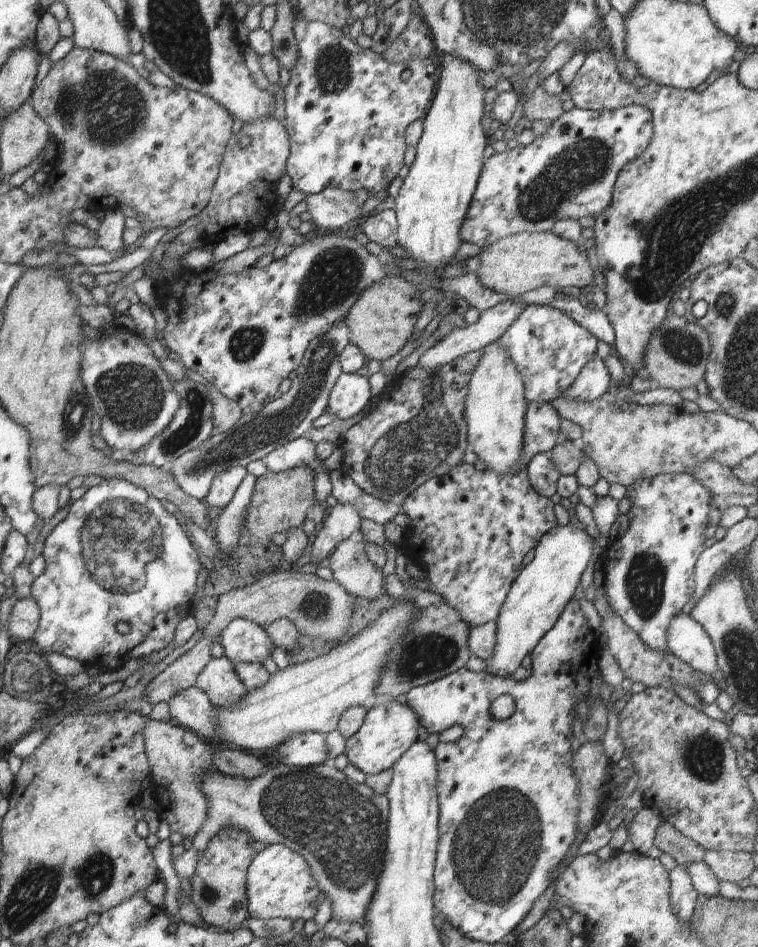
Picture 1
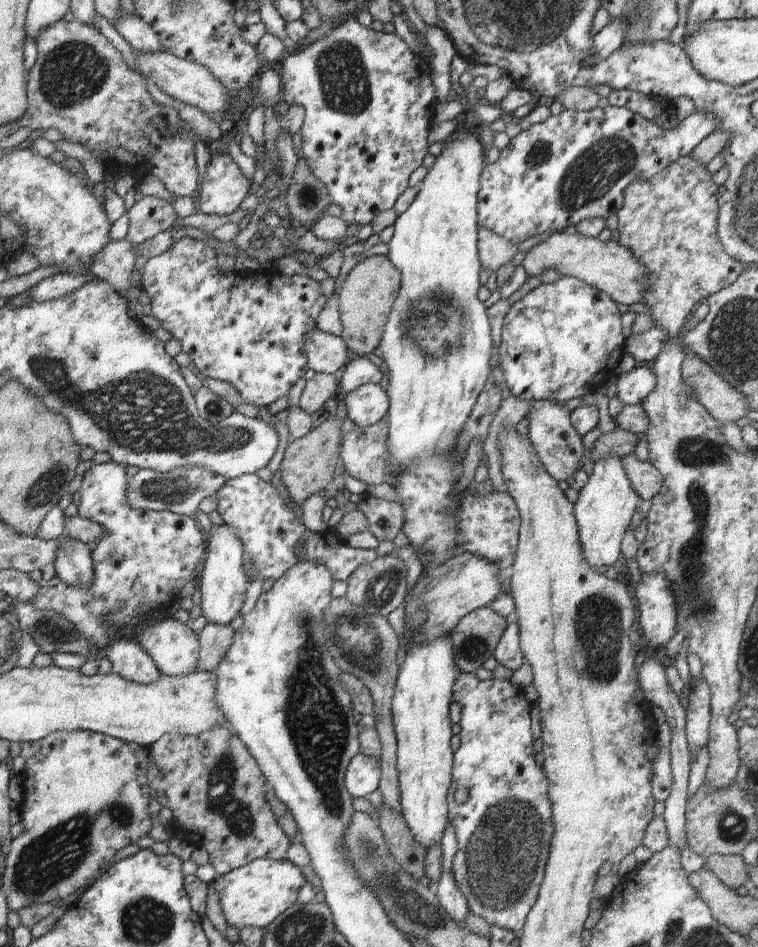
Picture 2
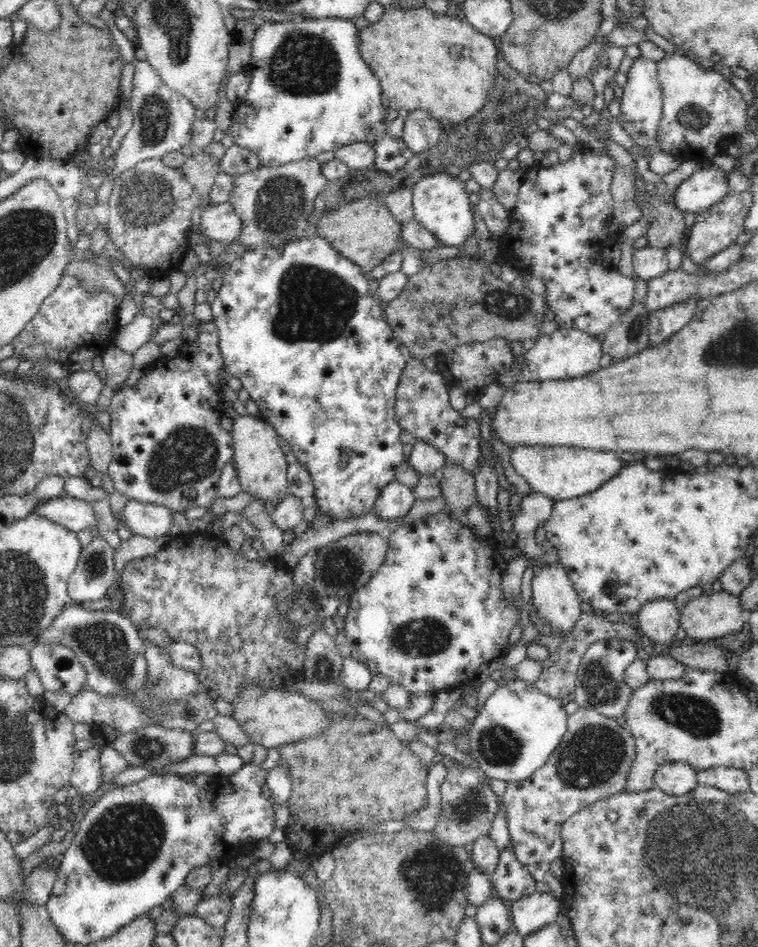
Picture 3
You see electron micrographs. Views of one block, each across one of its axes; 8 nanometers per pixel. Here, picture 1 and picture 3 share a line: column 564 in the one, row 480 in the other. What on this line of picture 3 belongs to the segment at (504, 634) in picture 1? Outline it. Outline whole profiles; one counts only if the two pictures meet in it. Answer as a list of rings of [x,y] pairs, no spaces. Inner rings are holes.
[[[510,445],[510,462],[531,488],[556,501],[568,500],[596,490],[626,466],[620,454],[575,446]]]

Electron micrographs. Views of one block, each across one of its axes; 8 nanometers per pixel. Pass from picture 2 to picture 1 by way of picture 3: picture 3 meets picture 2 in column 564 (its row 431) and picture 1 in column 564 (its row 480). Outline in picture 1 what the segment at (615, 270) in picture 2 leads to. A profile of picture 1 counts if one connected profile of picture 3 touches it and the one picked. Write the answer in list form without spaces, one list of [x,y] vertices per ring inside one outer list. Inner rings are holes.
[[[552,231],[514,234],[482,247],[478,255],[480,268],[477,277],[484,288],[509,297],[517,297],[540,287],[581,289],[594,282],[594,265],[590,265],[586,255],[586,251],[578,251],[576,243],[564,240]]]

